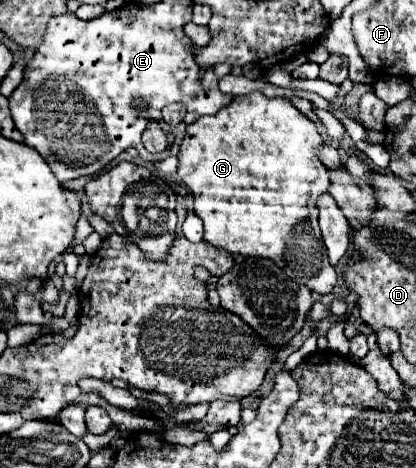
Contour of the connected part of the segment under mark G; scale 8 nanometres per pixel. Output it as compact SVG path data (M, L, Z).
M251 92L245 96L235 96L231 104L221 108L213 116L197 118L187 126L185 138L179 152L179 180L189 186L195 198L195 214L205 224L203 240L231 254L271 258L281 268L287 270L297 282L303 282L309 290L317 294L327 294L337 282L335 268L329 262L327 250L321 240L321 230L317 224L315 194L329 190L329 170L317 158L317 150L323 146L315 124L303 116L291 100L281 96L267 98L263 92Z

